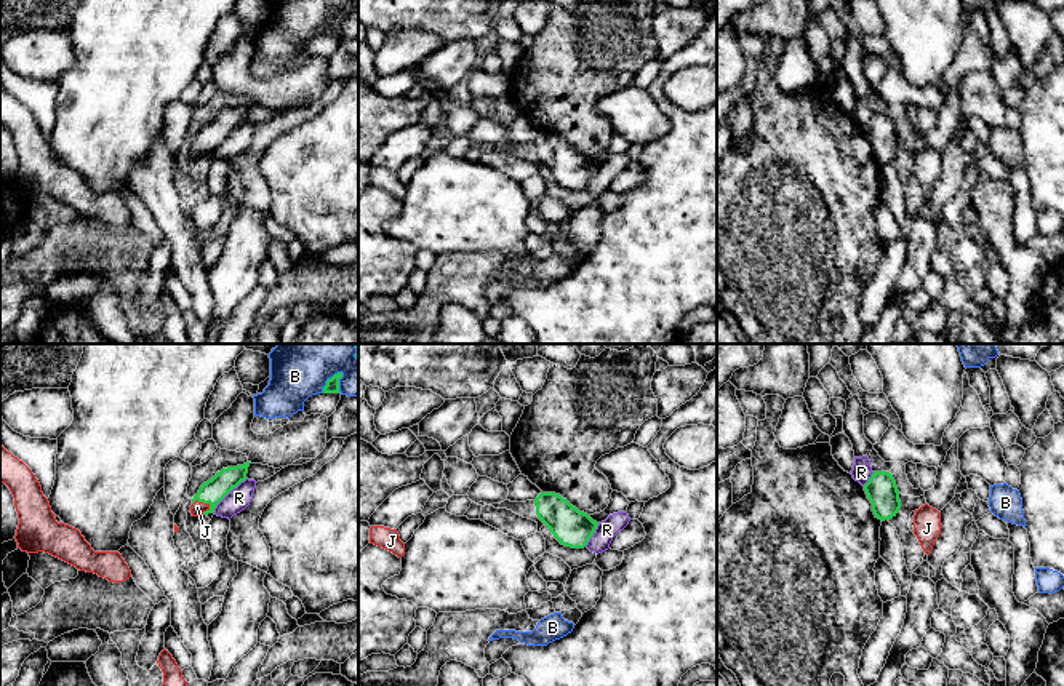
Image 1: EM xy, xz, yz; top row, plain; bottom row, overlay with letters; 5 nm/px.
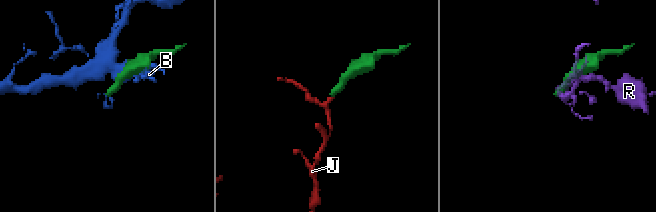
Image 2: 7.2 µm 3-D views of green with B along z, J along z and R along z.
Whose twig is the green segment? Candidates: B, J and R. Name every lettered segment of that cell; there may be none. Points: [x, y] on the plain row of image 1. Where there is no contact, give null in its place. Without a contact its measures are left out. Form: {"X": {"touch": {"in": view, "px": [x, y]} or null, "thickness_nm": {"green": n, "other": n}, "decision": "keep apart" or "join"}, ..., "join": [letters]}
{"B": {"touch": {"in": "xy", "px": [328, 21]}, "thickness_nm": {"green": 70, "other": 220}, "decision": "keep apart"}, "J": {"touch": {"in": "xy", "px": [202, 143]}, "thickness_nm": {"green": 120, "other": 70}, "decision": "join"}, "R": {"touch": {"in": "xy", "px": [228, 135]}, "thickness_nm": {"green": 120, "other": 110}, "decision": "keep apart"}, "join": ["J"]}

